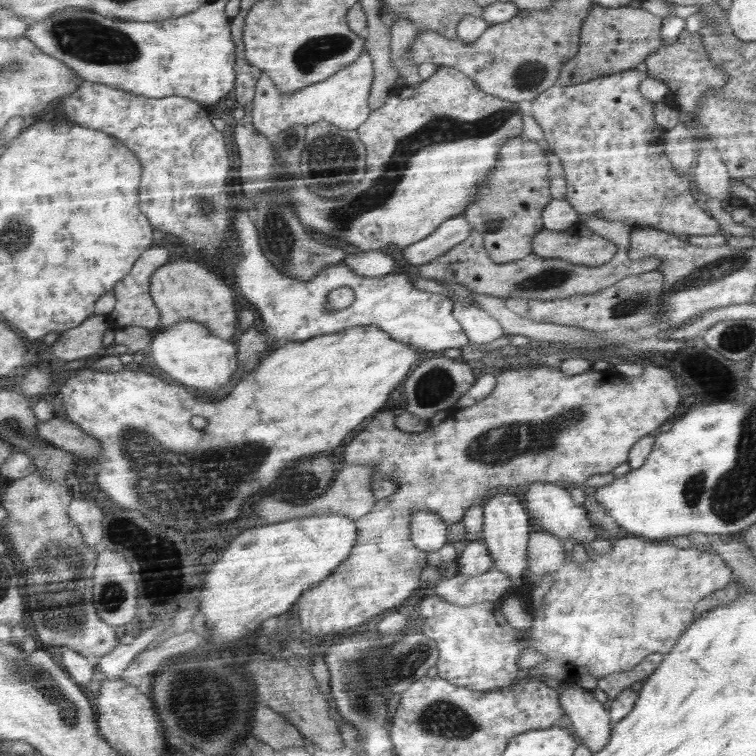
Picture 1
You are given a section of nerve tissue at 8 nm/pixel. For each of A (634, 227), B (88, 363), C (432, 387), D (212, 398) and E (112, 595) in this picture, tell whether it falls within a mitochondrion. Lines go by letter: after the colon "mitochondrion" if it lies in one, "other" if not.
A: other
B: other
C: mitochondrion
D: other
E: mitochondrion

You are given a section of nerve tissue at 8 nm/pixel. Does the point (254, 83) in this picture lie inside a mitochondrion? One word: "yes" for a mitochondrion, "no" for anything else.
no

